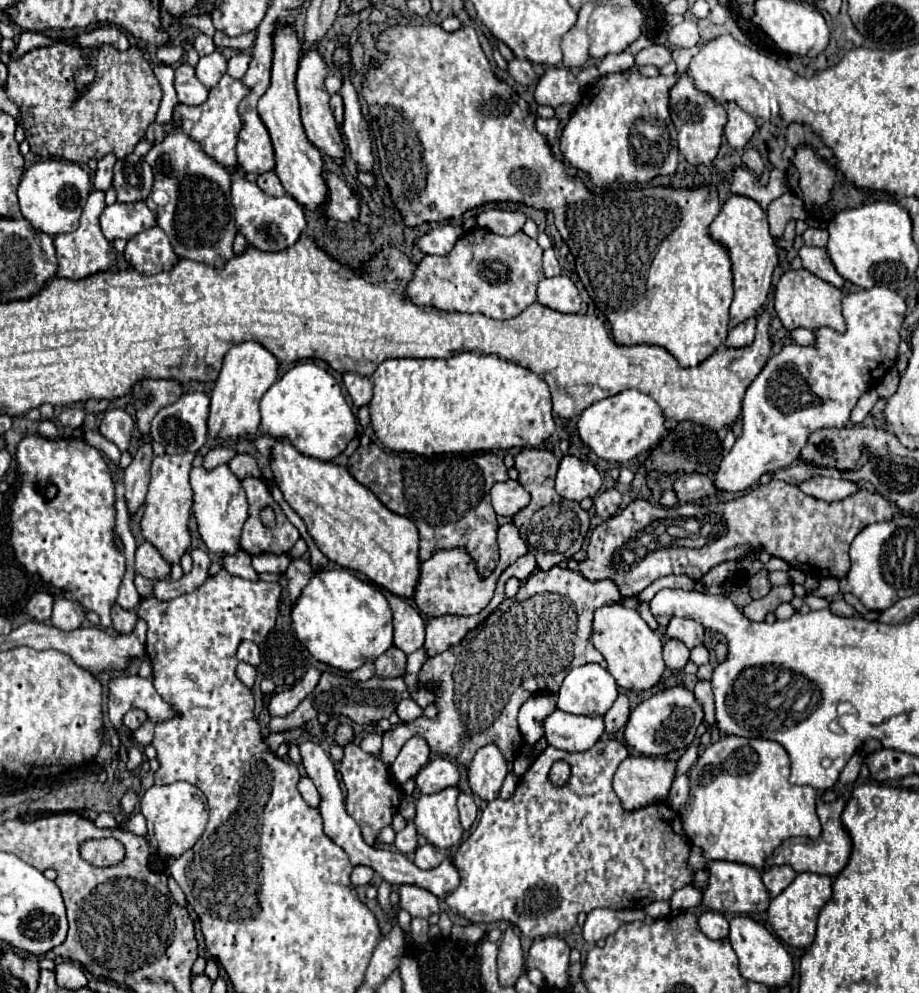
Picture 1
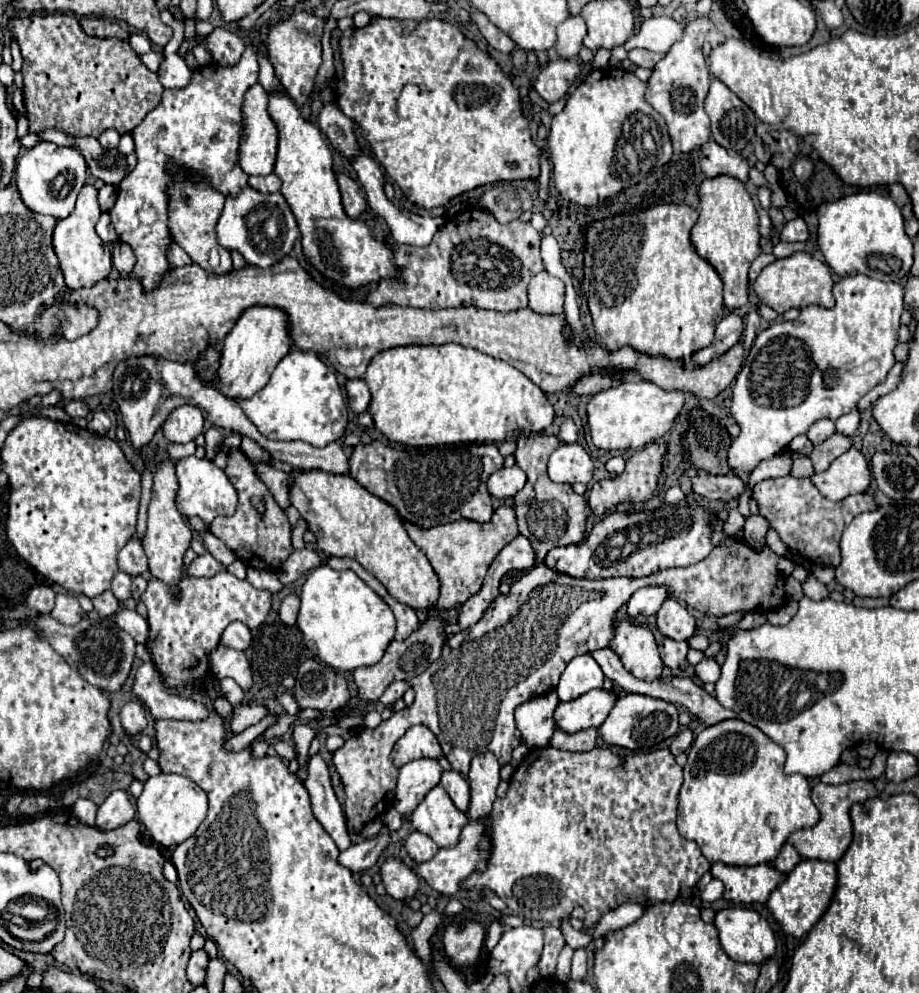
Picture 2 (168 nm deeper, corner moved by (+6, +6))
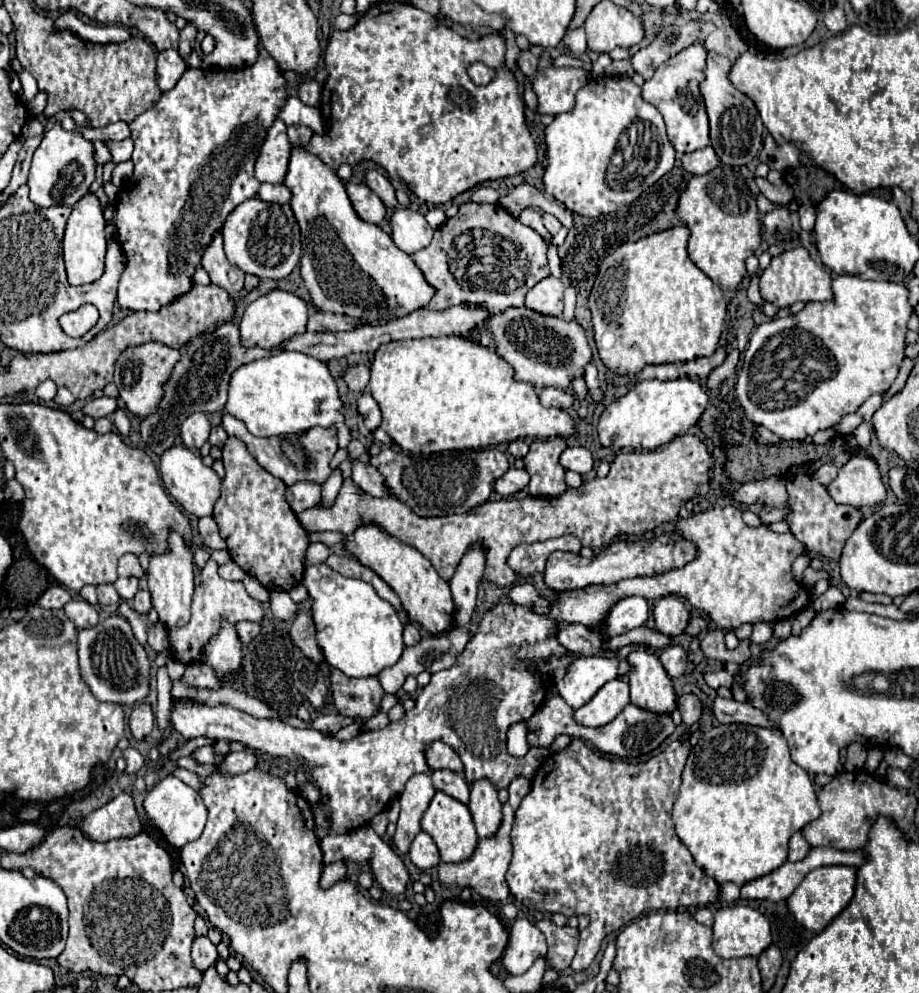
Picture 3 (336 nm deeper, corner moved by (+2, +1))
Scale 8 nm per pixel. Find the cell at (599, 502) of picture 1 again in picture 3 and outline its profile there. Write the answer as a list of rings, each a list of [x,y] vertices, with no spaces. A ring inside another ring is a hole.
[[[685,434],[653,452],[621,452],[611,462],[607,478],[593,478],[591,482],[583,482],[579,488],[567,488],[553,500],[545,500],[545,496],[487,500],[469,512],[433,518],[417,516],[397,498],[373,498],[361,492],[361,488],[347,478],[333,508],[313,506],[297,514],[297,518],[307,532],[337,530],[345,536],[359,528],[361,522],[377,522],[387,534],[417,548],[425,558],[429,558],[443,580],[451,580],[467,546],[481,540],[487,548],[485,578],[497,586],[511,586],[520,578],[507,566],[507,558],[519,544],[573,534],[583,542],[583,546],[599,550],[609,546],[609,542],[621,534],[639,536],[651,532],[661,524],[673,522],[679,516],[683,502],[707,494],[713,462],[715,460],[707,446],[697,436]]]

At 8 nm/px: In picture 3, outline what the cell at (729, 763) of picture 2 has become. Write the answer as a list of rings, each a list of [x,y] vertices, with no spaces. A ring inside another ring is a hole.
[[[719,724],[703,734],[687,758],[681,774],[681,794],[673,806],[675,832],[693,854],[697,866],[719,884],[733,882],[737,886],[779,868],[787,860],[791,834],[819,818],[819,814],[809,774],[791,760],[781,732],[747,724]]]

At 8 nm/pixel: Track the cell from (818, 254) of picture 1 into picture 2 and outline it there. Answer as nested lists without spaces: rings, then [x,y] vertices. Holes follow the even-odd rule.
[[[797,217],[795,221],[785,223],[785,227],[783,227],[779,237],[781,237],[781,241],[801,241],[801,243],[811,239],[811,235],[807,231],[807,225],[805,225],[805,221],[801,217]]]

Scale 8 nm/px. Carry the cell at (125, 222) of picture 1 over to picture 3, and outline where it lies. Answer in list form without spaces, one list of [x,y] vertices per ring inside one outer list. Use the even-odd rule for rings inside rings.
[[[263,52],[253,66],[243,70],[213,72],[187,68],[173,90],[163,92],[153,108],[145,110],[131,122],[135,172],[129,182],[131,186],[121,186],[117,198],[117,238],[127,254],[127,268],[119,280],[119,306],[127,310],[159,312],[163,306],[177,300],[177,296],[189,292],[193,286],[193,274],[201,266],[201,254],[211,244],[213,236],[223,228],[227,216],[235,210],[235,206],[257,196],[257,188],[261,186],[253,174],[257,152],[267,136],[267,128],[273,126],[285,100],[287,80],[283,70],[267,52]],[[175,222],[181,224],[177,224],[177,232],[173,232],[173,240],[169,240],[169,232]],[[171,244],[173,260],[181,260],[181,268],[171,266]]]

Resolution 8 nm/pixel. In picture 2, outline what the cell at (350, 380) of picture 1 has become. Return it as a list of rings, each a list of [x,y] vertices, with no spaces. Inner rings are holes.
[[[347,379],[345,389],[347,389],[349,407],[355,413],[361,413],[361,411],[365,411],[369,407],[371,395],[369,395],[369,387],[367,387],[367,383],[363,379]]]

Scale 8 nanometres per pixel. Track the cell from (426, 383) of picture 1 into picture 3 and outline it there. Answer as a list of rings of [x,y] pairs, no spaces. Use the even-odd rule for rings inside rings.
[[[465,336],[397,340],[375,350],[371,360],[369,392],[383,412],[381,428],[411,454],[437,454],[465,448],[491,448],[503,442],[523,438],[577,436],[579,422],[565,410],[543,408],[535,388],[513,380],[513,368],[491,348],[485,348]]]

